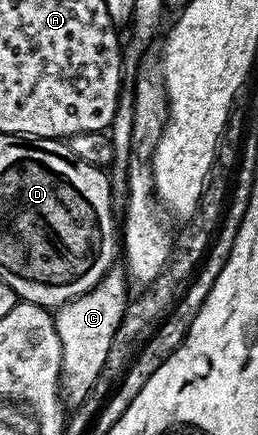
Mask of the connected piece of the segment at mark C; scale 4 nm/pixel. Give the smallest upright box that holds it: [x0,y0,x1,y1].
[54,266,130,406]

